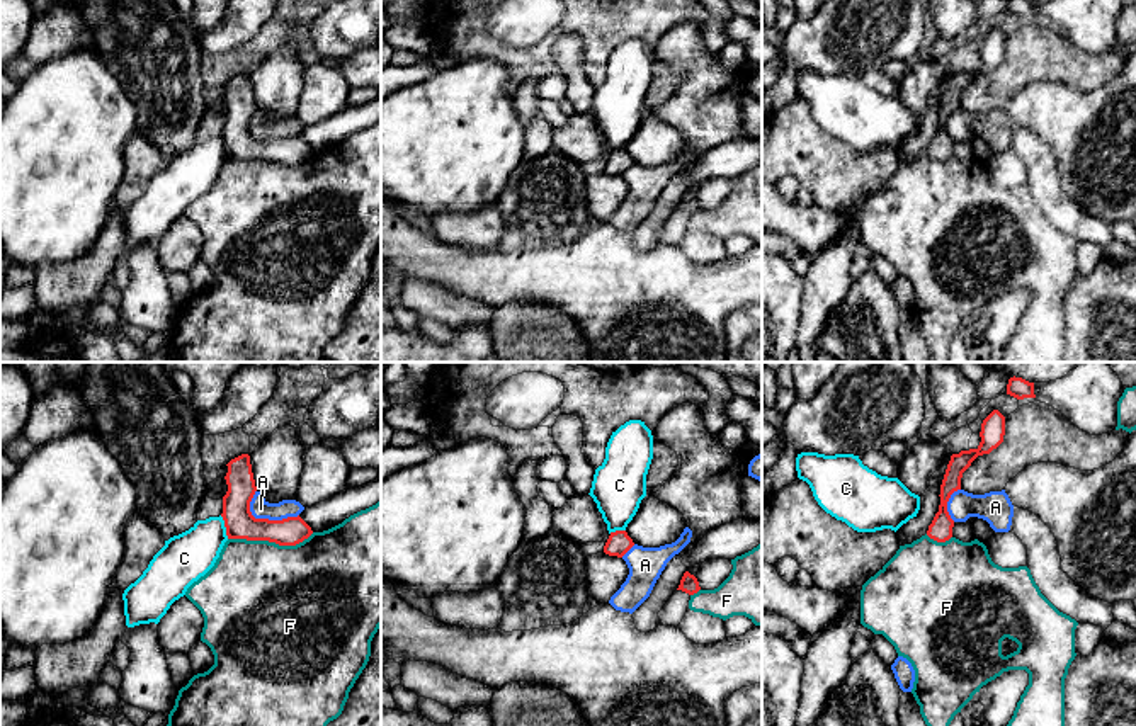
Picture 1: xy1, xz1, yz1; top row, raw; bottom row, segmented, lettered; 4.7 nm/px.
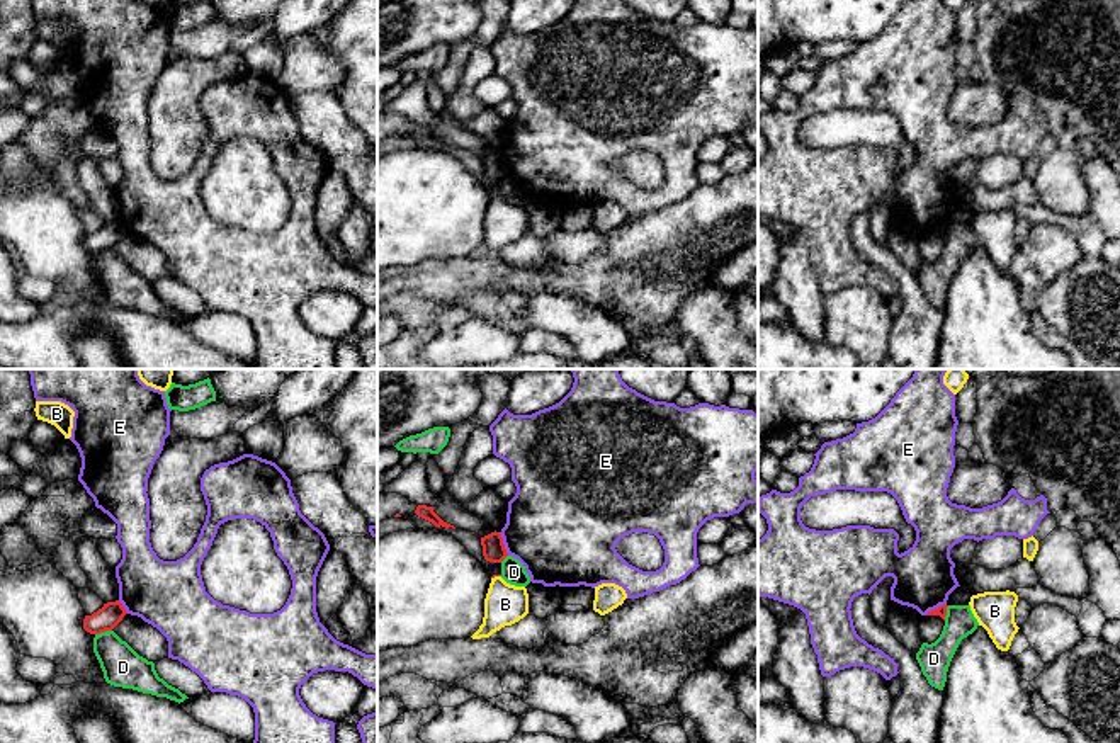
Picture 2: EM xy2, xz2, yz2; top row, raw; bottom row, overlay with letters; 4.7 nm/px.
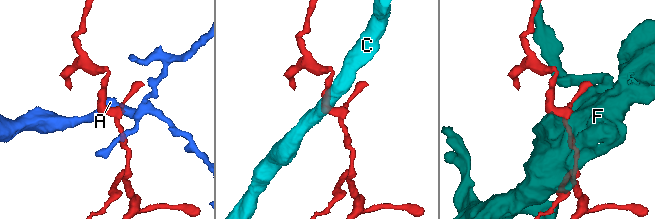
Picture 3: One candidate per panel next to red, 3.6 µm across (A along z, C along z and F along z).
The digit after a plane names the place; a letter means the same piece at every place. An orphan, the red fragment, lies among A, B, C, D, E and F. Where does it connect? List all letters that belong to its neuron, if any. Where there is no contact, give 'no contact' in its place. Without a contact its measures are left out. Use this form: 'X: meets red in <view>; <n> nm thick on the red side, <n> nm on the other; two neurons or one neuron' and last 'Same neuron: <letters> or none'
A: meets red in xy1; 140 nm thick on the red side, 90 nm on the other; two neurons
B: meets red in xz2; 20 nm thick on the red side, 200 nm on the other; one neuron
C: meets red in xy1; 140 nm thick on the red side, 240 nm on the other; two neurons
D: meets red in xy2; 110 nm thick on the red side, 190 nm on the other; two neurons
E: meets red in xz2; 110 nm thick on the red side, 460 nm on the other; two neurons
F: meets red in xy1; 140 nm thick on the red side, 480 nm on the other; two neurons
Same neuron: B

